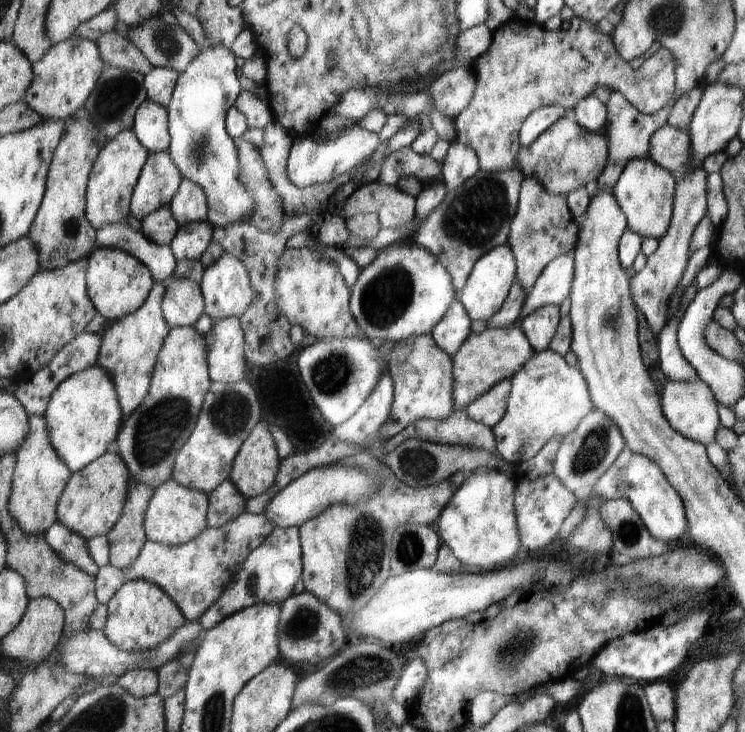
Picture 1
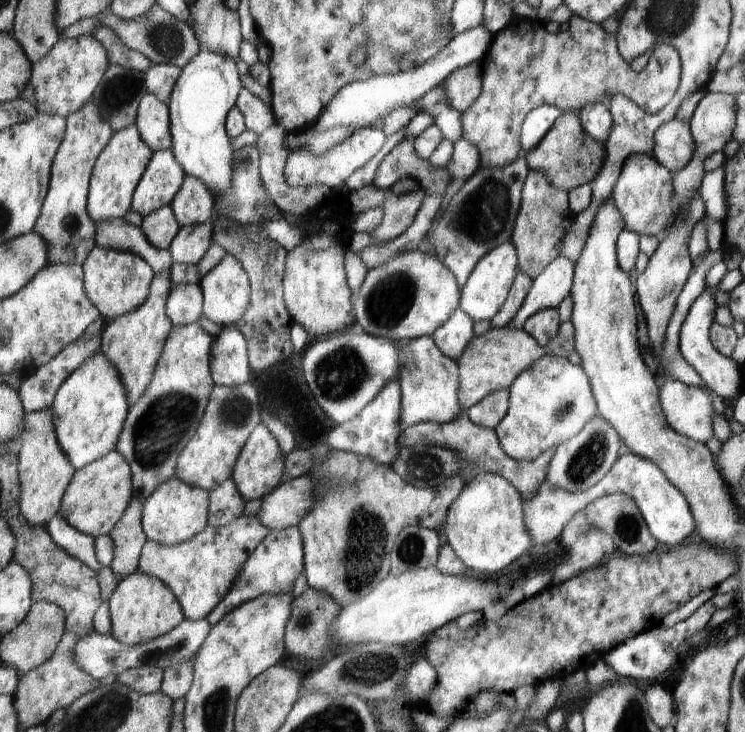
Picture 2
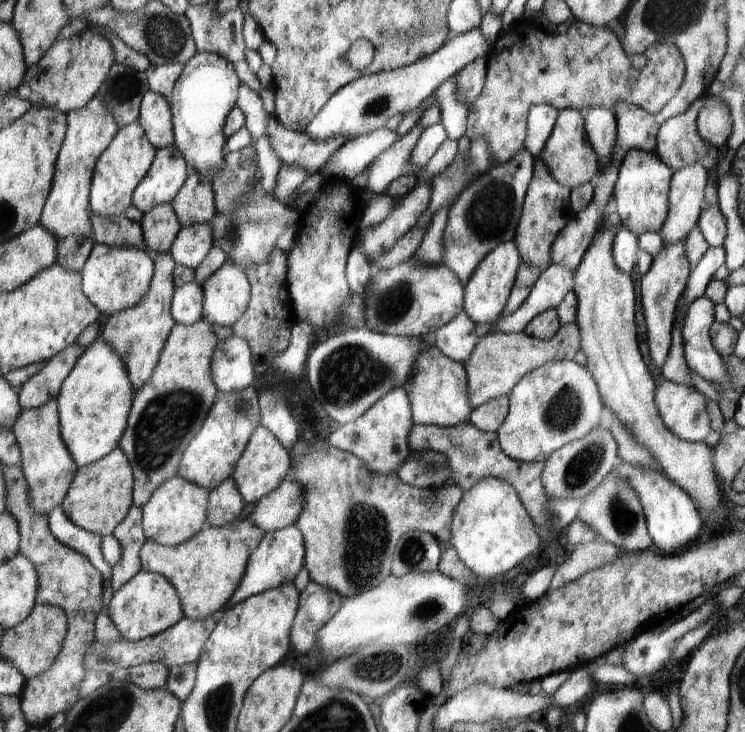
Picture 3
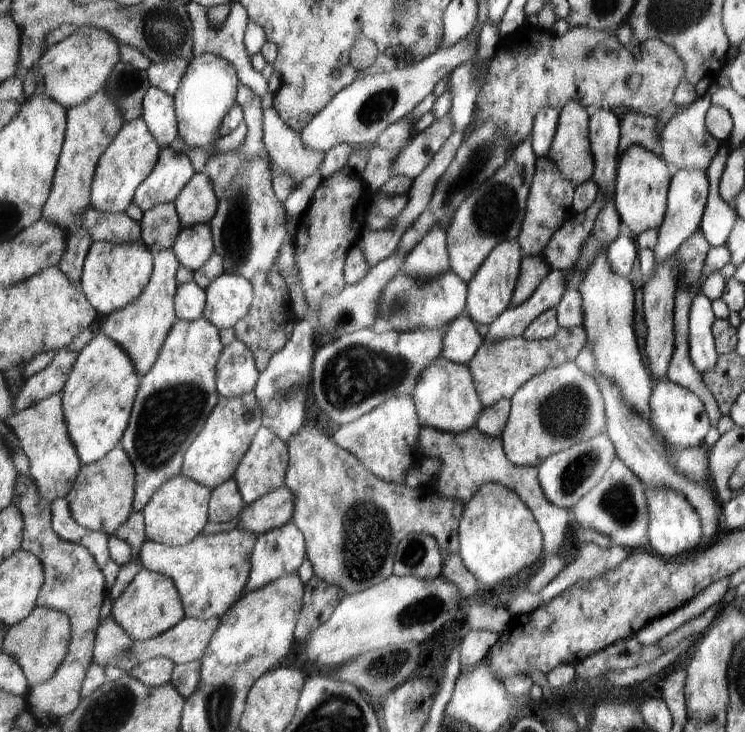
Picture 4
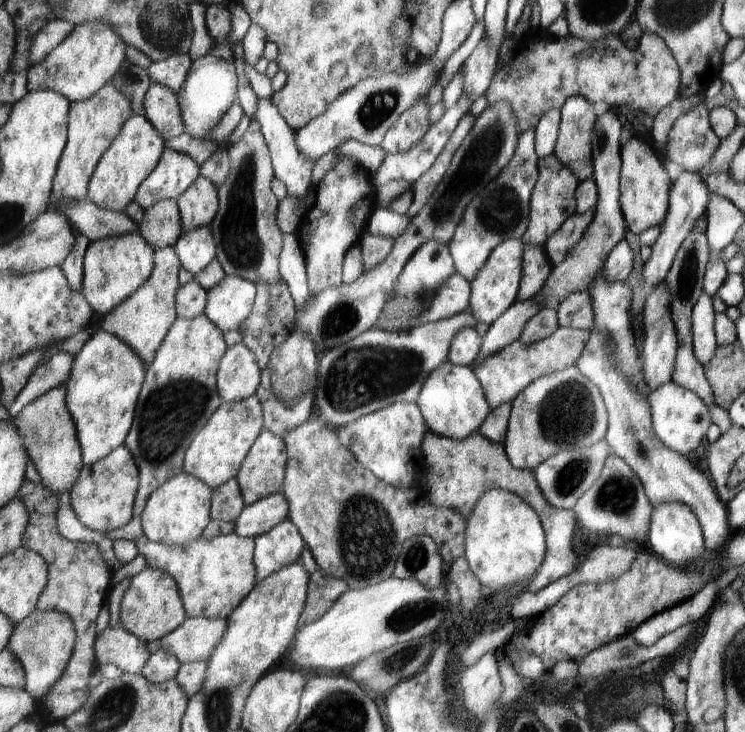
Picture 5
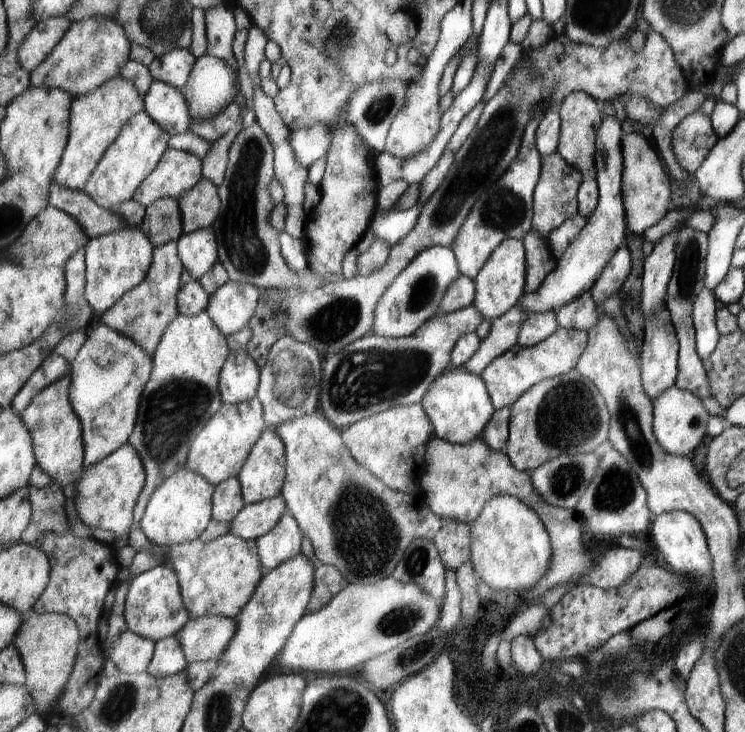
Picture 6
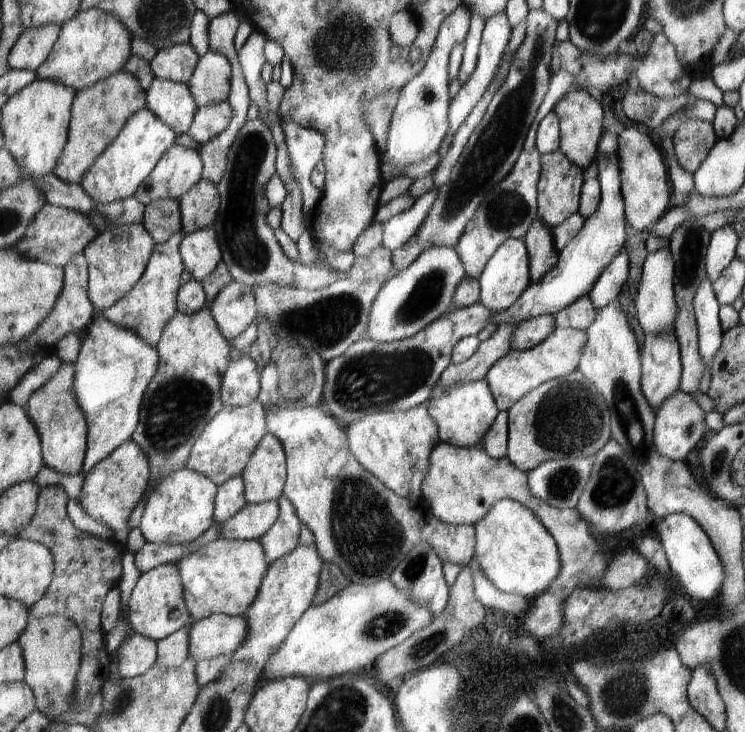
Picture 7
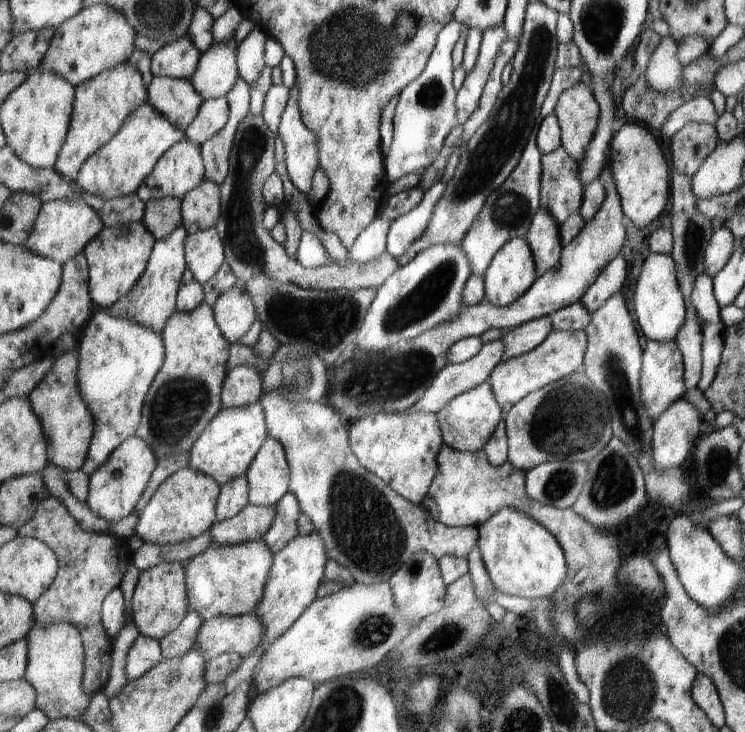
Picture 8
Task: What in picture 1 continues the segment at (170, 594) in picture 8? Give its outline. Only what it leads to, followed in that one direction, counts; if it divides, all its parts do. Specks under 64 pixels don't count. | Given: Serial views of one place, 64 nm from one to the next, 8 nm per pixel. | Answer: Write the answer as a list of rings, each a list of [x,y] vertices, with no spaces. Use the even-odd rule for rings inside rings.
[[[130,580],[124,583],[123,588],[111,599],[106,606],[109,620],[105,626],[105,636],[125,652],[139,652],[149,650],[165,640],[169,640],[181,626],[186,618],[183,611],[167,596],[167,593],[155,583],[147,580]]]

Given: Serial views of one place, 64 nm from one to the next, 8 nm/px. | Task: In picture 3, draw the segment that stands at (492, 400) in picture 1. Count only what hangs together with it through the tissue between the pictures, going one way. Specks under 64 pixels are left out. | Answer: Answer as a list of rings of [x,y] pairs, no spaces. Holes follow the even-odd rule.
[[[509,396],[488,401],[484,406],[477,407],[470,415],[470,422],[487,433],[498,433],[510,414]]]

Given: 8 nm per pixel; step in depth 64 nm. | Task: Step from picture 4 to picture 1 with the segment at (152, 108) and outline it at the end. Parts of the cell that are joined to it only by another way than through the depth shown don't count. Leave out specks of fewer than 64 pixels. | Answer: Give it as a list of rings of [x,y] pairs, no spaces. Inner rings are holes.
[[[148,98],[135,116],[133,132],[150,154],[169,151],[172,138],[168,108]]]

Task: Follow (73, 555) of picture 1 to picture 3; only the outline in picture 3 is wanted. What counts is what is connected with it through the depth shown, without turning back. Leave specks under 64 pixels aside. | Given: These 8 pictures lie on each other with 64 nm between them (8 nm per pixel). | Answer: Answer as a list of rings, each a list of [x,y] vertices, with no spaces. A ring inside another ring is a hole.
[[[63,505],[57,506],[49,513],[49,526],[52,534],[66,546],[87,556],[91,563],[101,572],[107,588],[112,587],[114,567],[105,559],[102,543],[105,537],[80,528],[65,513]]]

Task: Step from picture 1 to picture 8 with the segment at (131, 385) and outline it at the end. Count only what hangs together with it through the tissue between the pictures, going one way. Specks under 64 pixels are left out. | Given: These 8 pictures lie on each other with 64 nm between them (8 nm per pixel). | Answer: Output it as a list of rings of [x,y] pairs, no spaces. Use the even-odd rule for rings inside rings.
[[[185,227],[178,228],[165,240],[157,240],[155,248],[147,264],[146,272],[137,285],[131,289],[123,300],[114,304],[107,312],[111,316],[125,316],[133,322],[153,328],[157,334],[162,334],[172,315],[177,311],[178,292],[183,284],[183,272],[187,270],[185,242],[189,236]]]

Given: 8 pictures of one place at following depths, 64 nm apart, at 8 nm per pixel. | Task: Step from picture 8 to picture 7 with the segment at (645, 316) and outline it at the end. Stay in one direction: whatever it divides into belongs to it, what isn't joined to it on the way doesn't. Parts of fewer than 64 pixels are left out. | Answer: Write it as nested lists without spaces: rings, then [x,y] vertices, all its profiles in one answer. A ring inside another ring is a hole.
[[[661,248],[655,252],[648,253],[642,262],[642,271],[639,279],[639,286],[635,292],[635,316],[644,334],[663,334],[673,328],[677,306],[673,298],[673,256],[669,248]]]

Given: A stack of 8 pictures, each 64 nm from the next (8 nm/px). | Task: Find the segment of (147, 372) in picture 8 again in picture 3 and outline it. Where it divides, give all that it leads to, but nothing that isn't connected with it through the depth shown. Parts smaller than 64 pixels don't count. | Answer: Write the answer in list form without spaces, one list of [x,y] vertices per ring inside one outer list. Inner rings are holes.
[[[102,335],[87,349],[63,384],[58,397],[58,408],[62,418],[62,435],[72,451],[78,466],[87,467],[101,461],[115,450],[126,434],[128,422],[134,406],[136,391],[130,378],[130,372],[122,356],[110,346]]]

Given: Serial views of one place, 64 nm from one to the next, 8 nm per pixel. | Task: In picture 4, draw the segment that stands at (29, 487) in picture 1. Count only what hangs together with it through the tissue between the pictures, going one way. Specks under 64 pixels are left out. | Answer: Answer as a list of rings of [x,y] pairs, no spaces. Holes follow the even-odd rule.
[[[63,391],[43,400],[38,406],[26,408],[4,422],[16,435],[19,445],[29,461],[29,476],[39,488],[41,502],[53,504],[60,498],[66,498],[82,470],[77,449],[67,432],[65,411],[63,410]]]

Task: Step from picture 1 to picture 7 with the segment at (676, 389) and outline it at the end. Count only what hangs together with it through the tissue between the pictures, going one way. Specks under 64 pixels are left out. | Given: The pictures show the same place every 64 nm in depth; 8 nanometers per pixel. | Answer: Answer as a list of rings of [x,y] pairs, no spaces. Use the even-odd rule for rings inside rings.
[[[677,390],[669,398],[665,398],[659,410],[655,410],[652,426],[653,444],[655,444],[657,454],[671,462],[673,460],[692,460],[697,442],[700,442],[701,436],[708,432],[704,420],[705,413],[688,393]]]

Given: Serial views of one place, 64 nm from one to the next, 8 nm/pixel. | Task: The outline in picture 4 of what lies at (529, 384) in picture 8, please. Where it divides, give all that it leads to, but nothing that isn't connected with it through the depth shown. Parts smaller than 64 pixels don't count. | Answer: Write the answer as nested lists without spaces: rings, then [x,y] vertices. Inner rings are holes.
[[[579,326],[560,327],[553,338],[545,340],[527,340],[525,336],[519,336],[491,344],[485,339],[484,346],[479,348],[475,358],[468,364],[471,376],[475,379],[481,404],[484,407],[493,406],[499,400],[513,398],[517,390],[537,374],[574,361],[586,343],[586,334],[583,332],[583,327]]]

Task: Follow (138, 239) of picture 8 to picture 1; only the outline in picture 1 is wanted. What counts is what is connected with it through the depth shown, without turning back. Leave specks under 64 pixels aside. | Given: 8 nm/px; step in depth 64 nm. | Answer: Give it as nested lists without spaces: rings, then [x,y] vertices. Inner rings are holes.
[[[97,246],[87,265],[87,290],[99,314],[112,322],[137,312],[155,286],[154,274],[130,252]]]

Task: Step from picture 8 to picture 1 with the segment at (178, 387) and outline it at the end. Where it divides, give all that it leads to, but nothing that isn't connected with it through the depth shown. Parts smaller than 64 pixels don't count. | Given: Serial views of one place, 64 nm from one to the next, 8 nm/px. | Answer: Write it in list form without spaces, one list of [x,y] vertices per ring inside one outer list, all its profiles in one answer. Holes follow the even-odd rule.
[[[172,327],[170,336],[166,338],[158,358],[158,366],[155,366],[153,378],[150,384],[150,393],[145,402],[127,418],[122,424],[115,447],[117,454],[126,462],[130,474],[133,474],[139,482],[149,484],[153,490],[170,481],[173,477],[176,458],[181,452],[187,440],[190,440],[195,426],[197,426],[199,414],[203,410],[205,398],[214,384],[211,378],[209,363],[207,362],[207,340],[205,334],[197,332],[195,327],[175,328]]]

